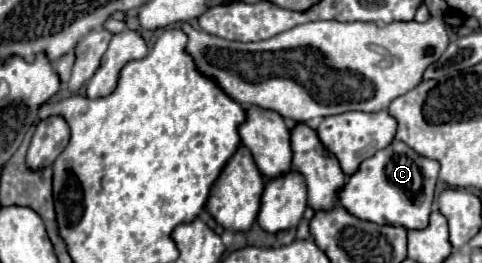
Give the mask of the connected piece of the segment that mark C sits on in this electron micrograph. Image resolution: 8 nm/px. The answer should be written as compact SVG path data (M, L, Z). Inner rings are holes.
M392 141L384 151L366 159L356 175L348 177L348 183L338 193L340 205L362 221L376 225L400 225L404 229L424 229L428 227L428 217L432 213L434 185L440 165L432 159L416 155L406 143Z

